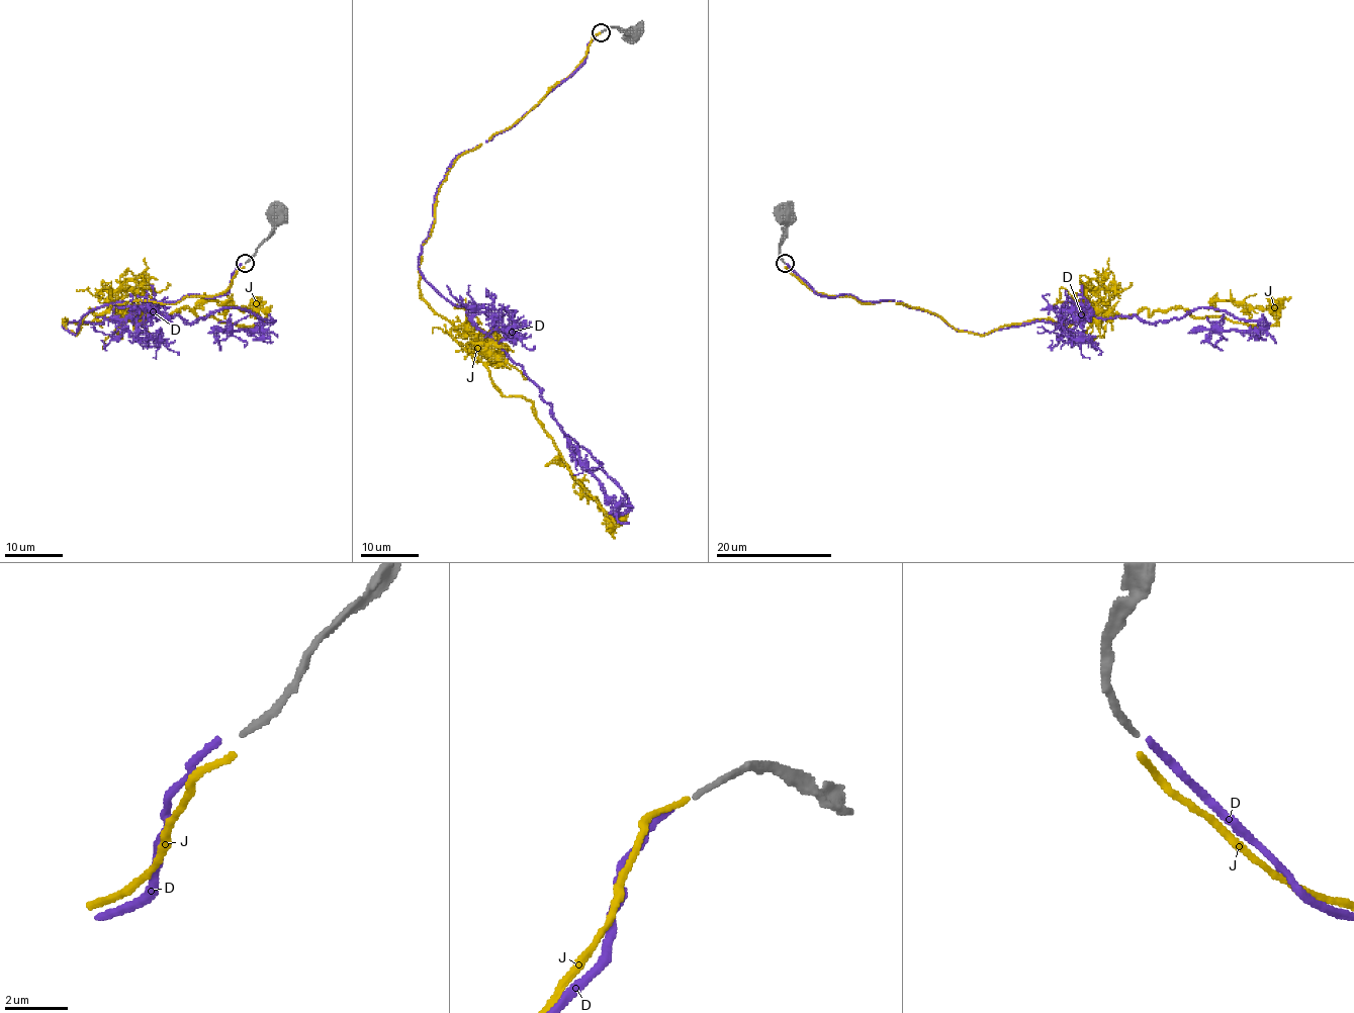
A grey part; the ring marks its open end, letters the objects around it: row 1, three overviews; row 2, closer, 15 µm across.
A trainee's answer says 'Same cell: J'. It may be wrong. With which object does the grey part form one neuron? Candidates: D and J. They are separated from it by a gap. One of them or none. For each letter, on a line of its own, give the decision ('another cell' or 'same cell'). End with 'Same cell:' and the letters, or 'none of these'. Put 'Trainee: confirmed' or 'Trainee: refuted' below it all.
D: same cell
J: another cell
Same cell: D
Trainee: refuted

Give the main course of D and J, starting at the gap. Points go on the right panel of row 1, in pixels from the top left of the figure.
D: (786, 263), (823, 296), (897, 301), (962, 332), (1158, 323), (1208, 306), (1264, 324), (1212, 332), (1223, 350)
J: (785, 266), (825, 295), (893, 301), (984, 334), (1148, 308), (1276, 321), (1232, 301), (1219, 311)

